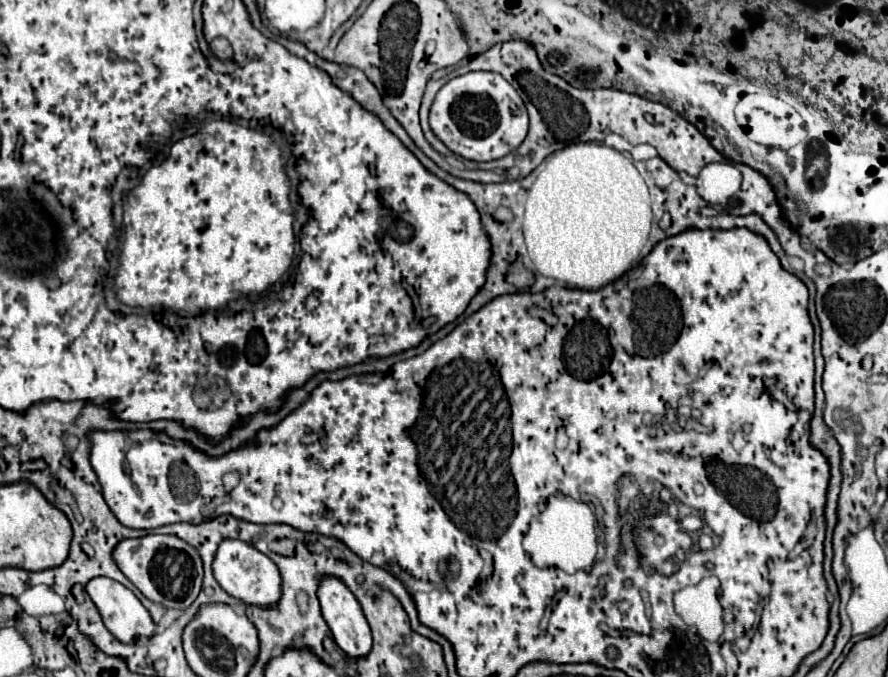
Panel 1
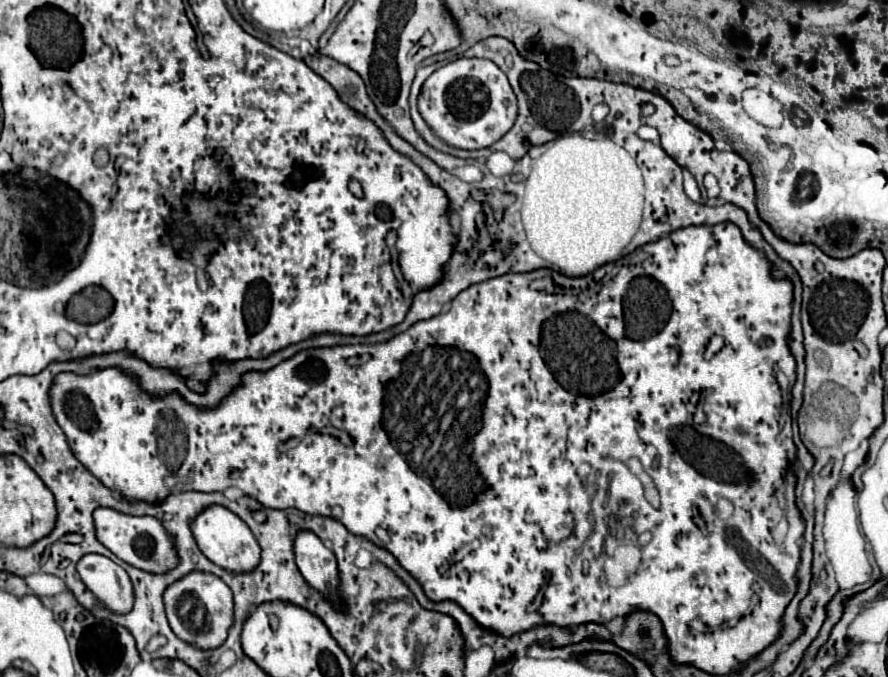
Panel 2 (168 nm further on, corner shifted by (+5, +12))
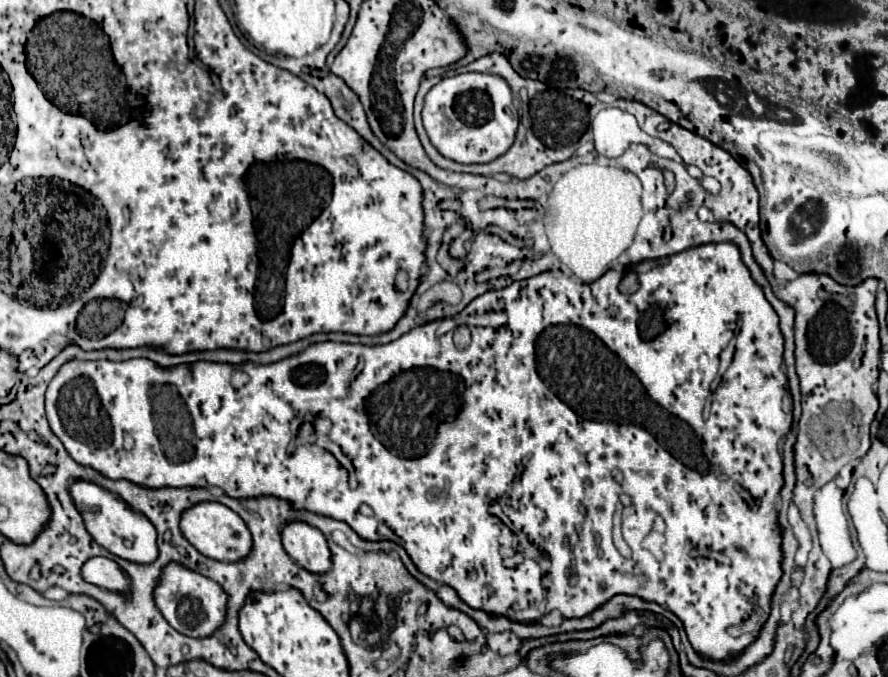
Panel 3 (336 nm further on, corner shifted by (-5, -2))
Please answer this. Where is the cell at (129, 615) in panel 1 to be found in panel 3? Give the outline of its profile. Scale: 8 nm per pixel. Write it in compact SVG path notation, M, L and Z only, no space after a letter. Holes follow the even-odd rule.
M94 556L92 560L86 560L82 566L82 578L104 590L114 590L124 594L128 592L130 586L130 576L112 558L104 556Z

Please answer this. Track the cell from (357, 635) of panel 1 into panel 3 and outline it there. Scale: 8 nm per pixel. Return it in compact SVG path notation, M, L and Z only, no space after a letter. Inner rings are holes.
M288 522L280 530L284 550L308 572L328 572L332 566L324 534L304 522Z

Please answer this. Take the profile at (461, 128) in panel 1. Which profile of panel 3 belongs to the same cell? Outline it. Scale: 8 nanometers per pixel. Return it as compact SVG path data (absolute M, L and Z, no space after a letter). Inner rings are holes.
M466 72L440 80L424 100L422 122L434 148L460 164L484 164L502 156L514 142L518 108L504 78Z

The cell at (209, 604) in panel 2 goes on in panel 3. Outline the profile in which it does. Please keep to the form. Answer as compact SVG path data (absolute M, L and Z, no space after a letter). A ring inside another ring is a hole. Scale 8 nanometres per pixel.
M168 562L154 588L154 602L166 622L176 628L180 634L204 638L210 636L214 630L218 630L226 616L226 594L224 590L210 578L186 568L178 562Z

